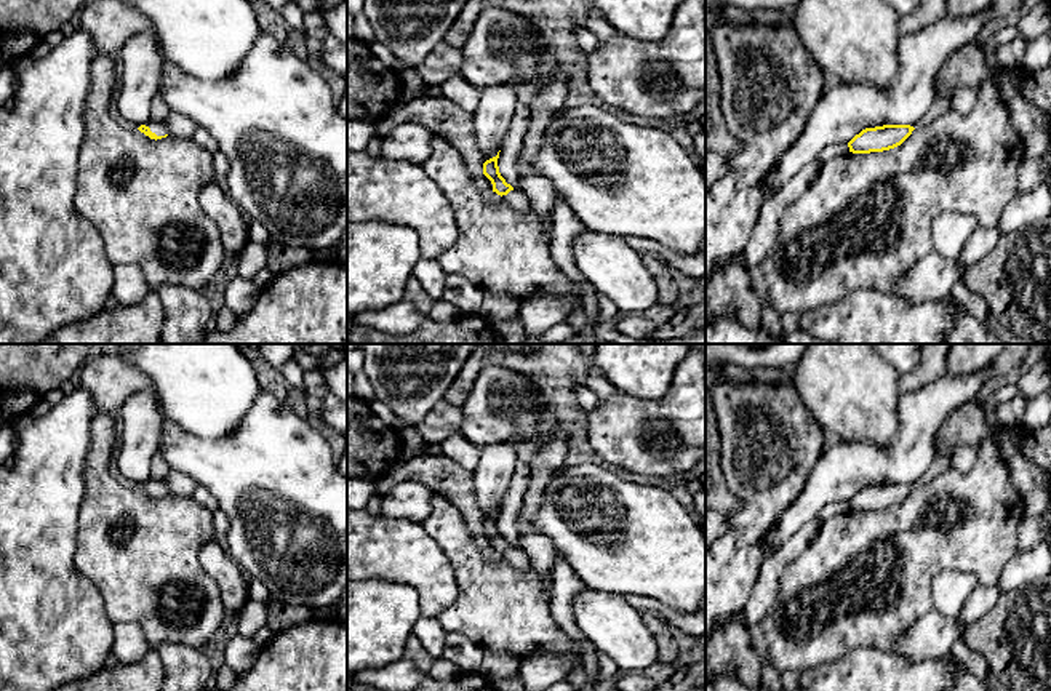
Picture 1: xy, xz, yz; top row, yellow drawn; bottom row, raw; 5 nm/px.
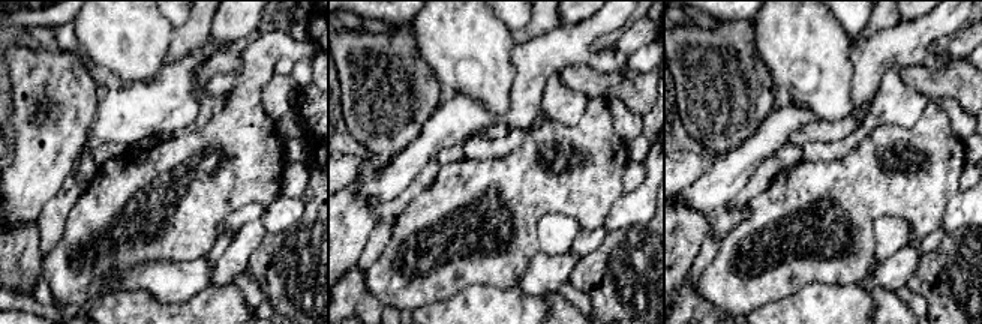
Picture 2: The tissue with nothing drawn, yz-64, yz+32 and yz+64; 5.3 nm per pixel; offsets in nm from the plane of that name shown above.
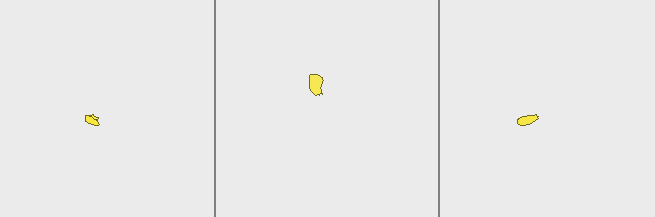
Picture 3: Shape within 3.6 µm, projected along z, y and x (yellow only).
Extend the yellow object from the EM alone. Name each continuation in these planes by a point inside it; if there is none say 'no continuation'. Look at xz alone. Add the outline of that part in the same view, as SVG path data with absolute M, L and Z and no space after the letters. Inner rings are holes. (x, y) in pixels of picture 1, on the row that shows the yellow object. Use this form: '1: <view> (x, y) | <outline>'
1: xz (515, 199) | M520 187L510 190L507 195L502 195L502 200L517 211L528 211L531 208L526 194Z

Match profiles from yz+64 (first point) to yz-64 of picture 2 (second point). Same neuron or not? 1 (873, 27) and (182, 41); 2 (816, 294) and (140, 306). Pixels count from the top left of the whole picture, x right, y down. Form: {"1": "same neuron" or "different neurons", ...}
{"1": "same neuron", "2": "same neuron"}

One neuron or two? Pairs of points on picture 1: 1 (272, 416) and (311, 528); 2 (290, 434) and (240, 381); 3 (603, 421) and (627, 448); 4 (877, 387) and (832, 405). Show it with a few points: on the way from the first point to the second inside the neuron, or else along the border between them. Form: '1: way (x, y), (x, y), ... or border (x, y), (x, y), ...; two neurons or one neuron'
1: way (272, 443), (275, 479), (287, 501); one neuron
2: border (261, 391), (248, 413), (234, 429); two neurons
3: way (610, 427), (624, 442); one neuron
4: way (866, 389), (847, 391), (843, 394); one neuron

